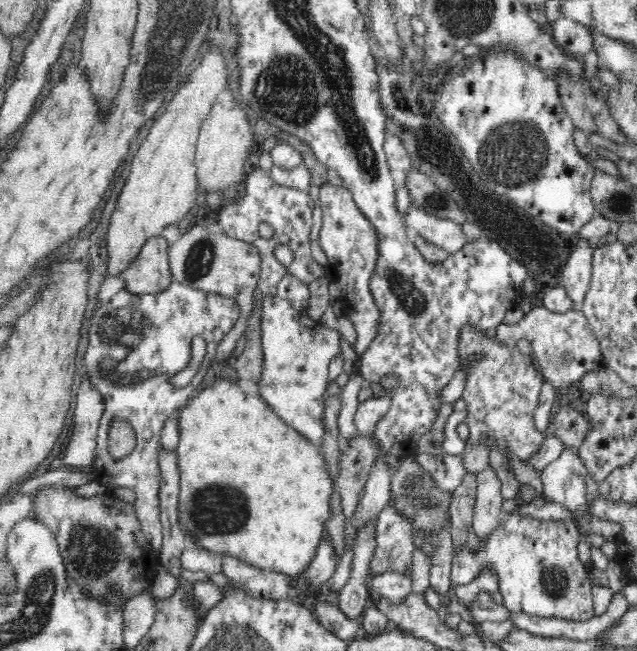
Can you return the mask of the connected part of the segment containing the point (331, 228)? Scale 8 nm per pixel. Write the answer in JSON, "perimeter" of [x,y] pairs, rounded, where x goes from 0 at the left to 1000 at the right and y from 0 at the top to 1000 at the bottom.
{"perimeter":[[[510,281],[502,286],[501,307],[505,323],[505,347],[501,355],[501,375],[513,393],[512,424],[531,433],[535,442],[534,461],[540,485],[553,495],[560,521],[553,530],[557,544],[565,547],[581,531],[589,518],[589,501],[595,493],[595,476],[587,467],[581,449],[581,425],[592,401],[592,356],[587,344],[562,323],[553,296],[543,286],[524,286]]]}

